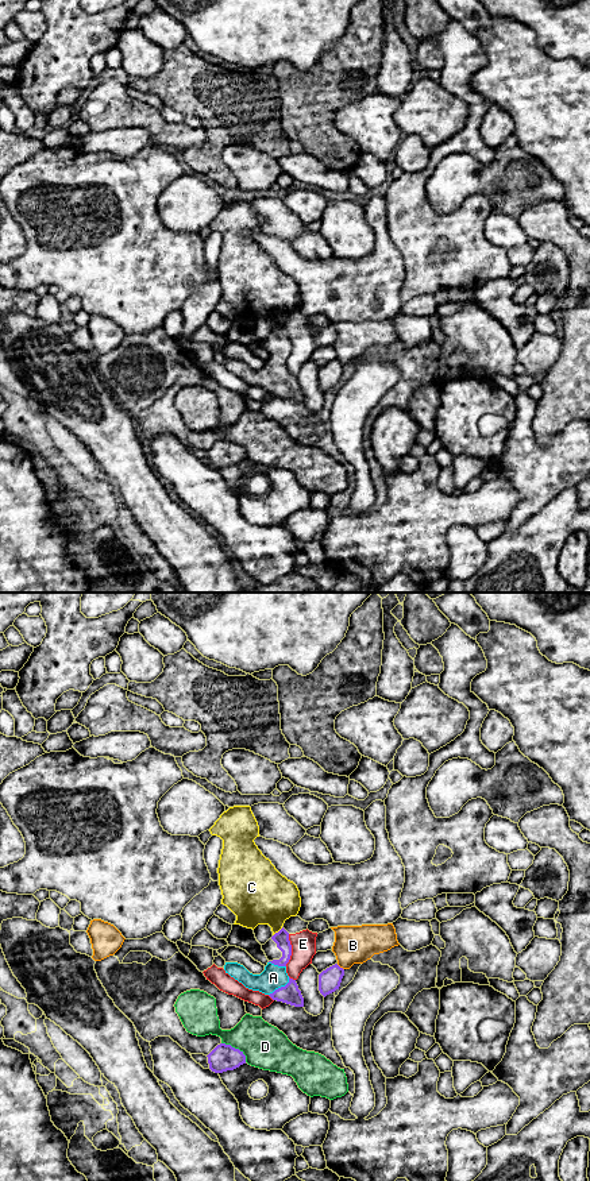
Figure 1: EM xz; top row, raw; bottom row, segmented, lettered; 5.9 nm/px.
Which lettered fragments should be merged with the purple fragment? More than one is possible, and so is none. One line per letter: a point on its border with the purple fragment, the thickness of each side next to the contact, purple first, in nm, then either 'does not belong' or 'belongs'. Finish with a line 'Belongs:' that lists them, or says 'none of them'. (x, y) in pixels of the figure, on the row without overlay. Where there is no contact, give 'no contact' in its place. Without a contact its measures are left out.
A: xz (281, 382) | 120/140 nm | belongs
B: xz (339, 362) | 130/220 nm | does not belong
C: xz (278, 327) | 90/360 nm | does not belong
D: xz (236, 444) | 160/260 nm | does not belong
E: xz (290, 346) | 90/140 nm | does not belong
Belongs: A

